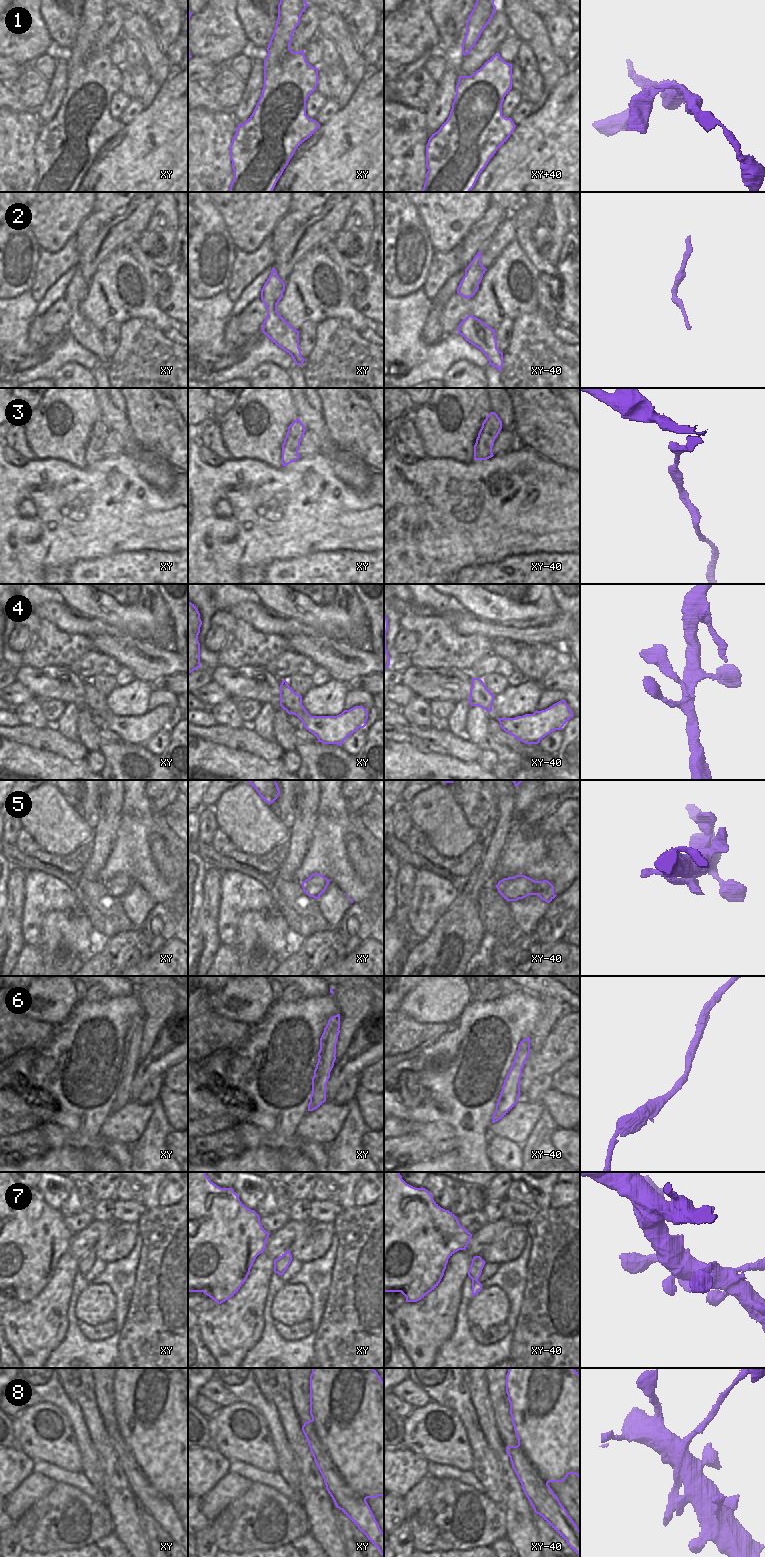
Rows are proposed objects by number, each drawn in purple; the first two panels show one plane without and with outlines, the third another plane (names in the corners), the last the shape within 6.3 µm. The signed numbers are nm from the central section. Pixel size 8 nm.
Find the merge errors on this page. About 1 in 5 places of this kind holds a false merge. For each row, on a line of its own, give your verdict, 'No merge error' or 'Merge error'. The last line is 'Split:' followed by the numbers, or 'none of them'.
1: No merge error
2: No merge error
3: No merge error
4: No merge error
5: No merge error
6: No merge error
7: No merge error
8: No merge error
Split: none of them.

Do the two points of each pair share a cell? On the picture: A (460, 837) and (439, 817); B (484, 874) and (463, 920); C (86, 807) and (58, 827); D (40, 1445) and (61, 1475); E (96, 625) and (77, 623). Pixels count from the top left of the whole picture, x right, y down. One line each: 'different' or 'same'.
A: same
B: same
C: different
D: different
E: same

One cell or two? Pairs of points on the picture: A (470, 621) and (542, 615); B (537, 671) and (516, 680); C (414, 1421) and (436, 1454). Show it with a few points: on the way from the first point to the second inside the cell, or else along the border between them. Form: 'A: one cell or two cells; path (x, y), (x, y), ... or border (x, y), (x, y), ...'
A: two cells; border (465, 611), (481, 619), (496, 621), (510, 626)
B: two cells; border (515, 668), (526, 679)
C: one cell; path (423, 1425), (426, 1435), (435, 1444)

